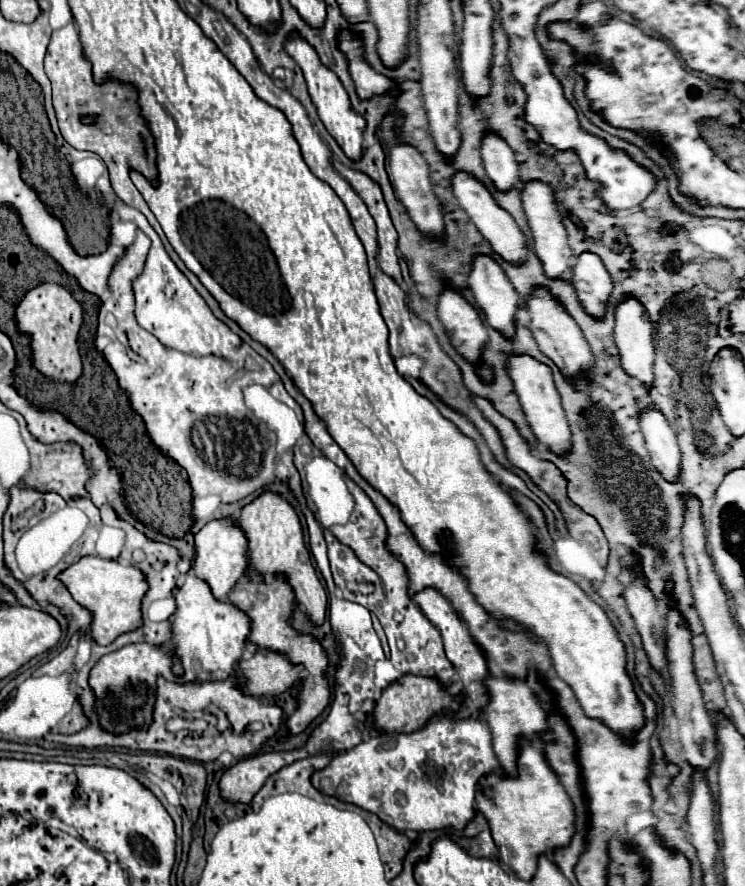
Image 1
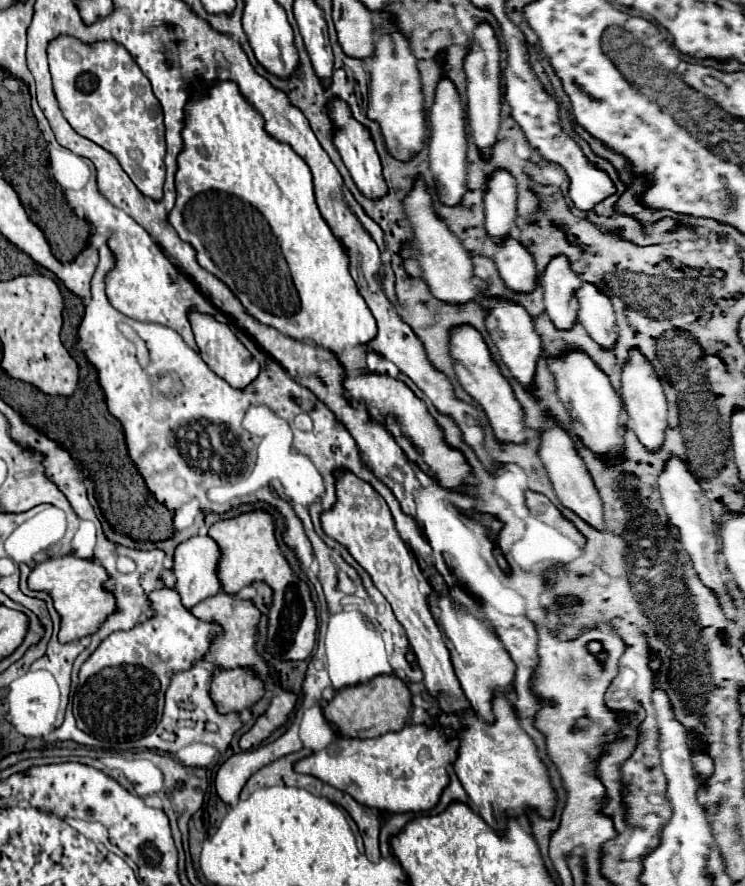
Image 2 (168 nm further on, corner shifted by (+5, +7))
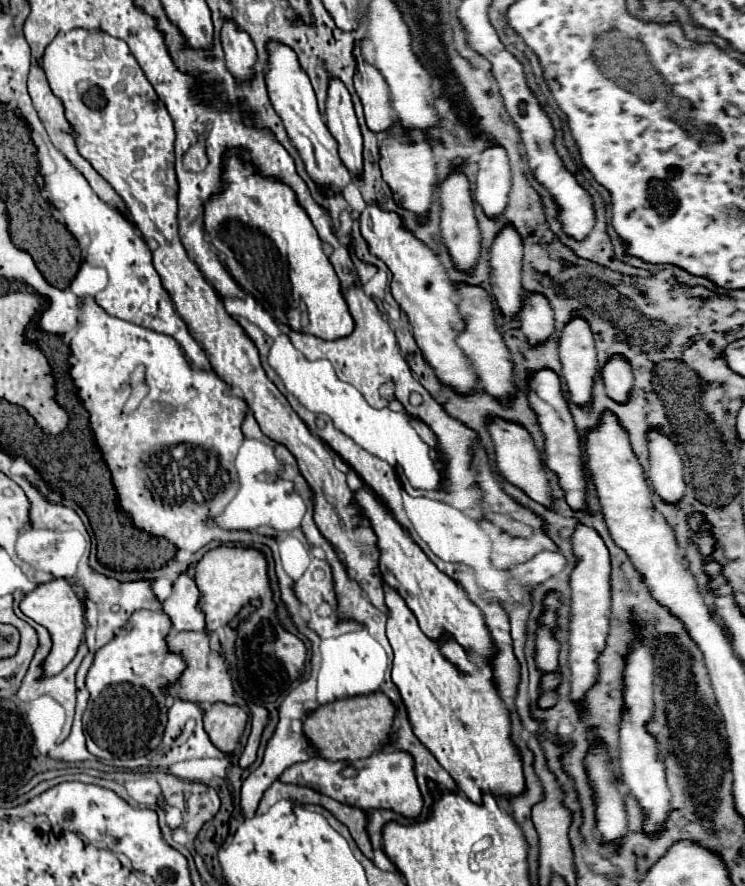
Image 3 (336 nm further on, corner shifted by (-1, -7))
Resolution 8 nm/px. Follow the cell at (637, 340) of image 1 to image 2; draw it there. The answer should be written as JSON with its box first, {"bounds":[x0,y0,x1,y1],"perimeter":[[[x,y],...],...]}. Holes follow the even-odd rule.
{"bounds":[621,347,667,451],"perimeter":[[[637,347],[629,349],[629,357],[621,371],[621,399],[623,399],[625,411],[629,413],[627,427],[637,433],[639,441],[647,449],[653,449],[653,451],[659,449],[659,445],[663,443],[663,437],[665,437],[665,427],[667,427],[667,401],[665,401],[665,393],[663,393],[661,381],[655,373],[653,365]]]}

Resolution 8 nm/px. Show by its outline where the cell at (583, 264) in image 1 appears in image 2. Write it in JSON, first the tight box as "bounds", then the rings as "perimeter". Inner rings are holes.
{"bounds":[577,283,615,349],"perimeter":[[[581,283],[577,289],[577,301],[579,311],[577,319],[587,329],[587,333],[605,349],[611,349],[615,345],[615,311],[609,301],[609,297],[595,285],[595,283]]]}

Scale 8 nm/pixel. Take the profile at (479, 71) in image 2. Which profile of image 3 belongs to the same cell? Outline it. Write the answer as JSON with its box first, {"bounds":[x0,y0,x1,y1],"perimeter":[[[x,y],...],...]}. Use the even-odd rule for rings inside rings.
{"bounds":[475,147,511,219],"perimeter":[[[489,147],[481,153],[475,201],[481,205],[489,219],[497,219],[507,209],[507,197],[511,191],[511,169],[503,147]]]}

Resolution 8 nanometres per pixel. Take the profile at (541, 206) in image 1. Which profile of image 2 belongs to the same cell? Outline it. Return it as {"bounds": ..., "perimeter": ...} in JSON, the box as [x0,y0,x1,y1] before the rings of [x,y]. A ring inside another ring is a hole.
{"bounds":[541,255,581,329],"perimeter":[[[565,255],[551,257],[549,265],[545,267],[545,271],[541,275],[541,287],[543,287],[543,293],[545,293],[545,309],[547,309],[547,315],[551,317],[551,321],[555,323],[555,327],[569,329],[577,321],[577,299],[575,299],[575,291],[579,289],[579,285],[581,285],[581,279],[571,269],[569,259]]]}

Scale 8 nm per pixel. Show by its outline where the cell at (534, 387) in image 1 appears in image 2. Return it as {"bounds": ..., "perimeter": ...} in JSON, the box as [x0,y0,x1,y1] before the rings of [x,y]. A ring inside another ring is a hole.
{"bounds":[539,423,603,529],"perimeter":[[[551,423],[551,427],[543,427],[539,431],[539,457],[549,473],[549,479],[553,483],[553,489],[559,497],[559,501],[573,509],[577,515],[581,515],[587,523],[591,523],[595,529],[603,529],[603,503],[597,493],[597,487],[587,471],[585,461],[577,453],[575,441],[571,439],[569,431],[563,429],[559,423]]]}

